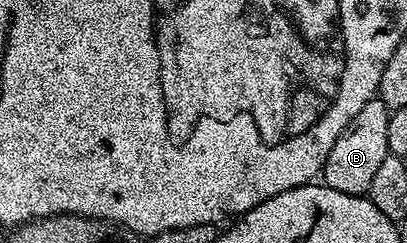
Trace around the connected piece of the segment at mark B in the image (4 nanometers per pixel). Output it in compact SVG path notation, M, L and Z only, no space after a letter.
M374 98L351 118L351 126L339 134L335 146L331 146L331 154L327 154L327 162L323 169L323 183L328 188L339 190L343 194L352 196L365 196L375 179L375 173L383 158L390 156L387 146L387 122L391 109L381 101Z

